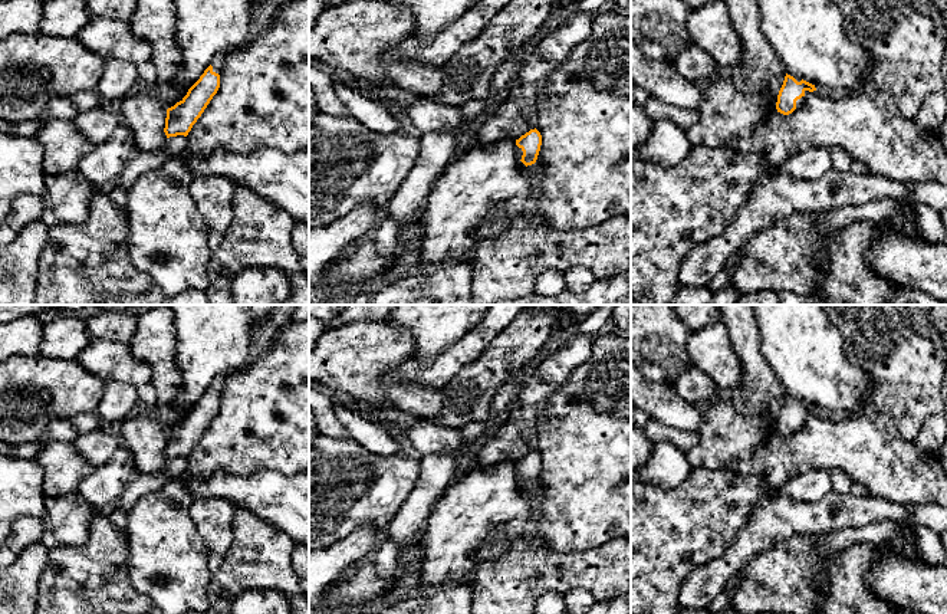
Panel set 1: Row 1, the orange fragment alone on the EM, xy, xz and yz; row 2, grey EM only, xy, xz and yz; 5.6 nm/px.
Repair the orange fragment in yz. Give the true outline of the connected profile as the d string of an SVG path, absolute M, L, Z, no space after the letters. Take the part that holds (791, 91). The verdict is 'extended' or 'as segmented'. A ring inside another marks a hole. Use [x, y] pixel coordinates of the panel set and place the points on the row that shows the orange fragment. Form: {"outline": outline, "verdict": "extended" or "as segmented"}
{"outline": "M786 73L777 95L777 112L783 115L792 114L796 108L800 108L805 104L806 96L813 91L816 91L815 85Z", "verdict": "extended"}

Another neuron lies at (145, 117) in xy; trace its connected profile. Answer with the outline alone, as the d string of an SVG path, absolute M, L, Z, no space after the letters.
M128 92L121 99L121 105L137 150L145 152L164 151L168 139L164 132L168 108L161 99L145 93L131 95Z

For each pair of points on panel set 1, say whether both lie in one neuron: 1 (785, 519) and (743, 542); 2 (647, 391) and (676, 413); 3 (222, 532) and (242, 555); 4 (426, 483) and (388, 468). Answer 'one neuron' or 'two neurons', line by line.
1: one neuron
2: one neuron
3: two neurons
4: two neurons

